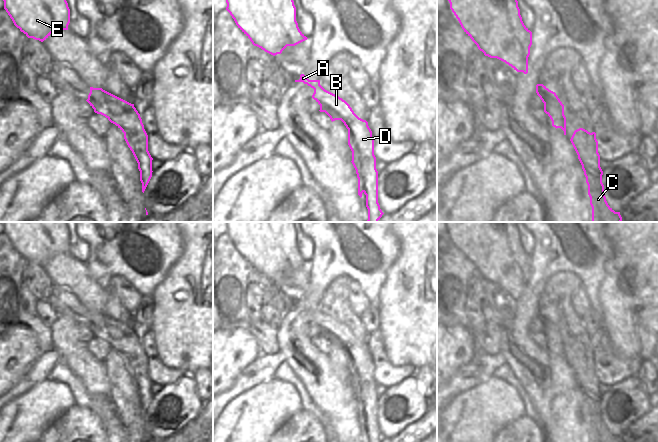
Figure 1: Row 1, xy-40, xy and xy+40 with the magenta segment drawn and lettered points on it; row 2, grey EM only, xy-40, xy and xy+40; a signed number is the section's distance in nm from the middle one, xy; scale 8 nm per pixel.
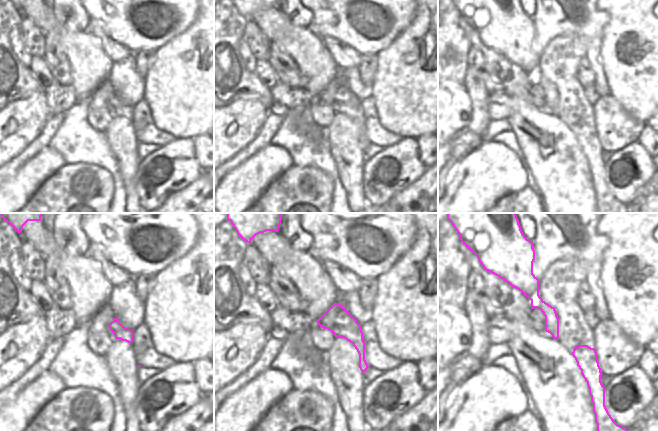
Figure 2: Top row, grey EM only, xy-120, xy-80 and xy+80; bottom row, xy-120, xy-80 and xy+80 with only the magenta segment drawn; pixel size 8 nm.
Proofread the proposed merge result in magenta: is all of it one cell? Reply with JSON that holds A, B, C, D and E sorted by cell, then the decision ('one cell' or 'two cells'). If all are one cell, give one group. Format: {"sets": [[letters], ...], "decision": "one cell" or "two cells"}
{"sets": [["A", "B", "C", "D", "E"]], "decision": "one cell"}

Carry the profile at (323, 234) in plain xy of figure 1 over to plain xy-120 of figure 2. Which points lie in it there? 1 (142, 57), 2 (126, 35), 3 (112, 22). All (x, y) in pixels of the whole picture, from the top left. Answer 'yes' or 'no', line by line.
1: no
2: yes
3: yes

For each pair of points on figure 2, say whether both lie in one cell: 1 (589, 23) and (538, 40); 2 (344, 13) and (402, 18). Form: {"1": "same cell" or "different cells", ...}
{"1": "same cell", "2": "same cell"}

